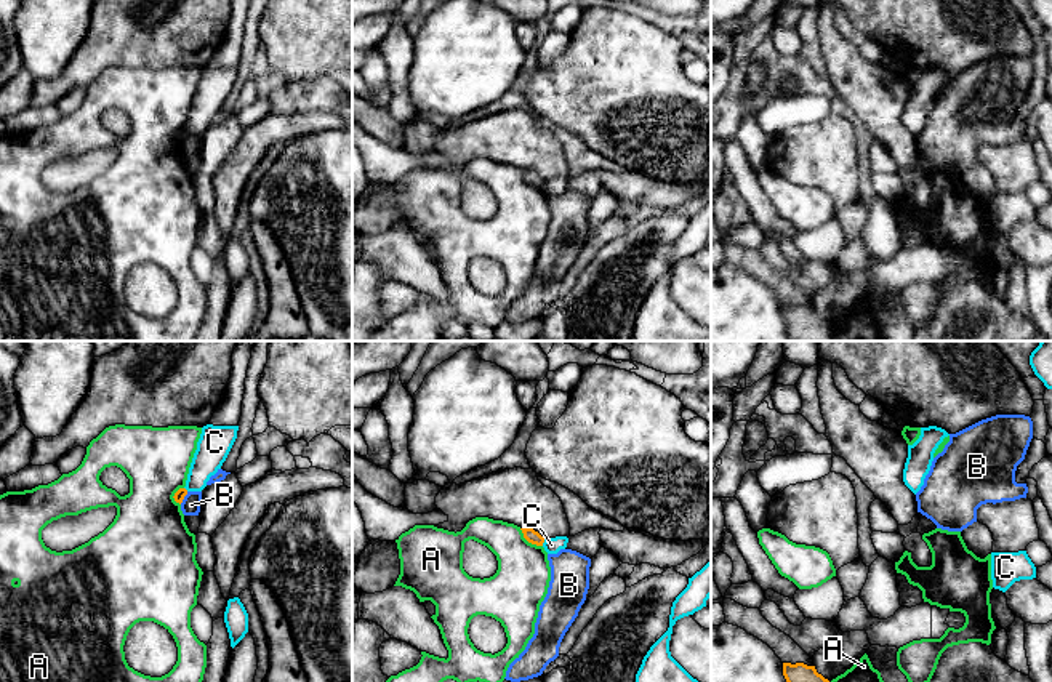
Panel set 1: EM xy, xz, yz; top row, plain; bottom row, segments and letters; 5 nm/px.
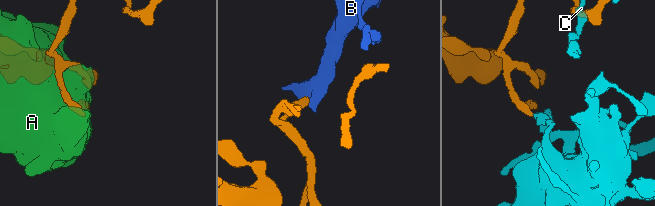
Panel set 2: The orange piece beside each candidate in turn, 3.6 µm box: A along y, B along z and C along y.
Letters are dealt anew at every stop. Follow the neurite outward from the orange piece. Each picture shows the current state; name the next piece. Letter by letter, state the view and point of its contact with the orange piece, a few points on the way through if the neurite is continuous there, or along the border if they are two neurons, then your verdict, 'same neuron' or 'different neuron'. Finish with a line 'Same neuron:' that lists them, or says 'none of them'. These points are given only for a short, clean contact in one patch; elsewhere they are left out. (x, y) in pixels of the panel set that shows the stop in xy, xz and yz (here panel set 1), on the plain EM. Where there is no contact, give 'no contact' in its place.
A: xz (529, 183) | different neuron
B: xy (183, 140) | along xy (188, 133), (180, 144) | different neuron
C: xz (543, 183) | different neuron
Same neuron: none of them

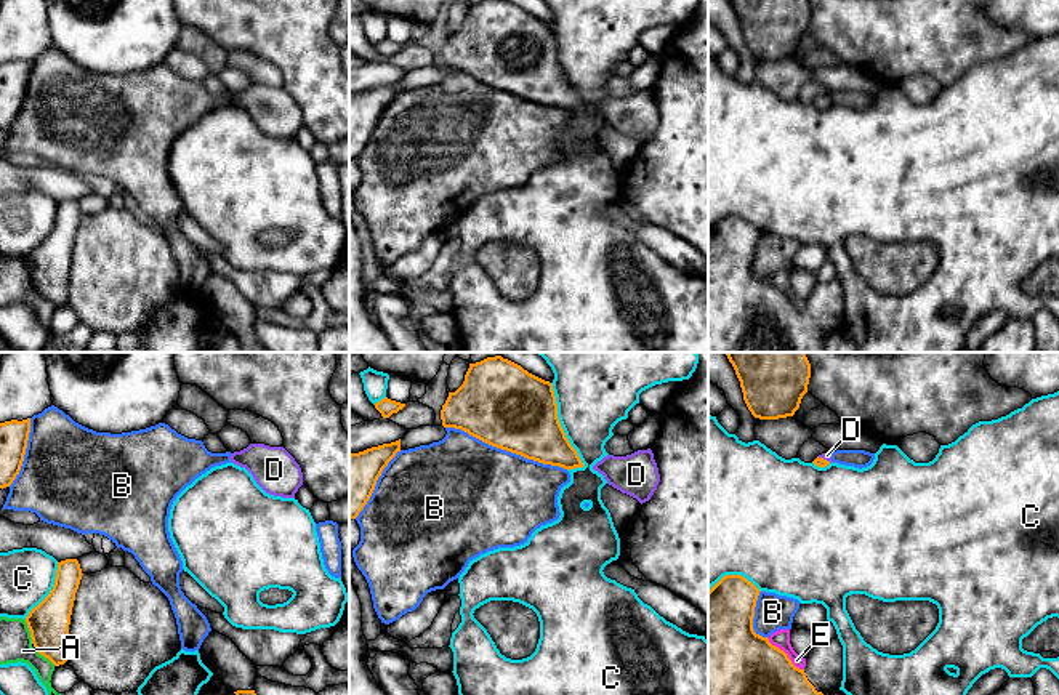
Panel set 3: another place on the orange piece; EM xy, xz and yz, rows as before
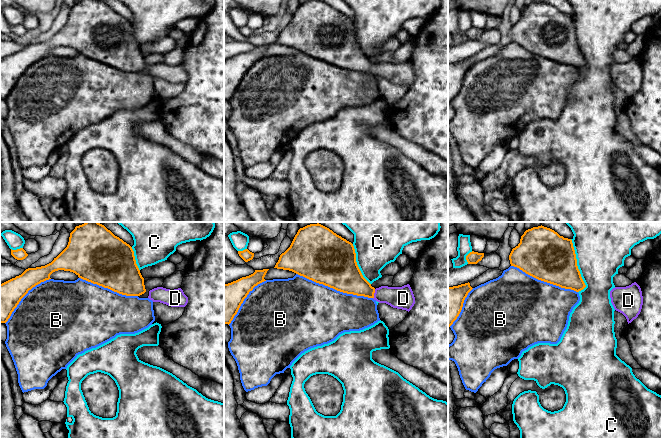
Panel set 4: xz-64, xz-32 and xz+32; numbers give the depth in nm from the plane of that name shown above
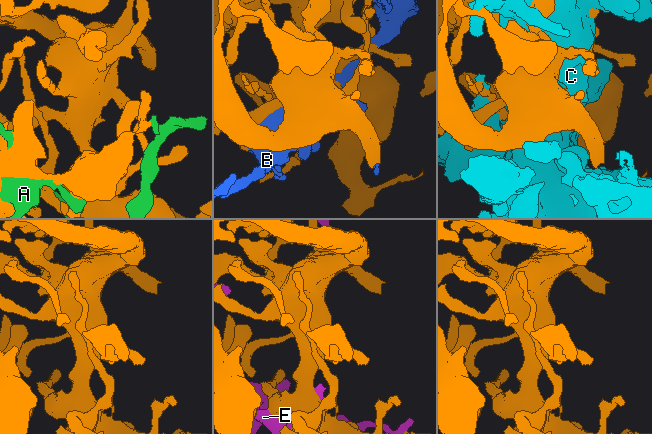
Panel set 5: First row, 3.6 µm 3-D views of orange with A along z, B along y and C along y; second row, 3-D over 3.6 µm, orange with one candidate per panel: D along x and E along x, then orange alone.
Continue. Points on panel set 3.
A: xy (29, 271) | different neuron
B: xz (507, 92) | different neuron
C: xz (561, 68) | different neuron
D: yz (822, 100) | across yz (819, 103), (822, 100), (827, 96) | same neuron
E: yz (785, 295) | different neuron
Same neuron: D

